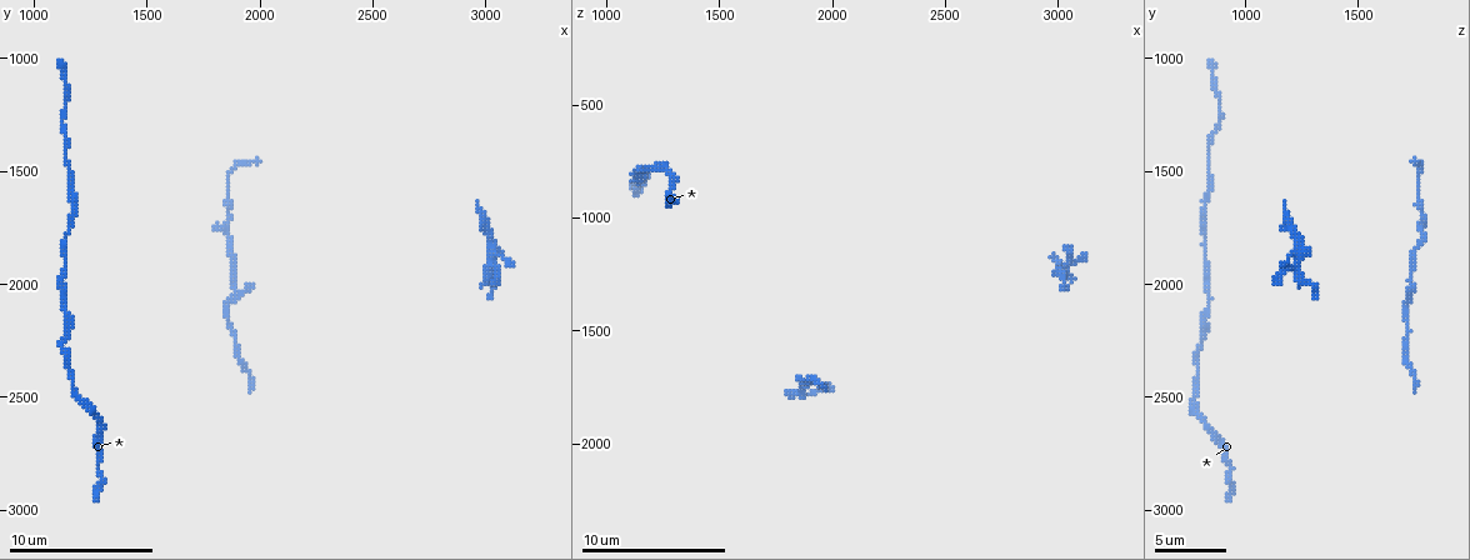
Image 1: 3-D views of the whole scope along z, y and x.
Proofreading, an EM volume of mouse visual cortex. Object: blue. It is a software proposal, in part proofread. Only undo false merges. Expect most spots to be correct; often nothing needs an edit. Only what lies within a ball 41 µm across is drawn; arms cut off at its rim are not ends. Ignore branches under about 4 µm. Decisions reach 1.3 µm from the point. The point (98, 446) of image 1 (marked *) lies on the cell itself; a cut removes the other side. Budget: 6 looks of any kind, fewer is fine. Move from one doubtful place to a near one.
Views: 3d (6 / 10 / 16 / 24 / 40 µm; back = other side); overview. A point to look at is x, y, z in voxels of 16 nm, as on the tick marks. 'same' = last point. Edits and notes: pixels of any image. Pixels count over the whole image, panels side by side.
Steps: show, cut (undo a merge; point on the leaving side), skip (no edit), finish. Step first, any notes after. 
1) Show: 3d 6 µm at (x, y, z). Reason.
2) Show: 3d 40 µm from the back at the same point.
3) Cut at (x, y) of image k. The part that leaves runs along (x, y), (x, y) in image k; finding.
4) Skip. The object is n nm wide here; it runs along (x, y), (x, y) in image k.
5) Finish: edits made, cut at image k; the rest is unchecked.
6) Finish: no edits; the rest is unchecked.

Show: 3d 10 µm at (1300, 2610, 820). Sudden change in width.

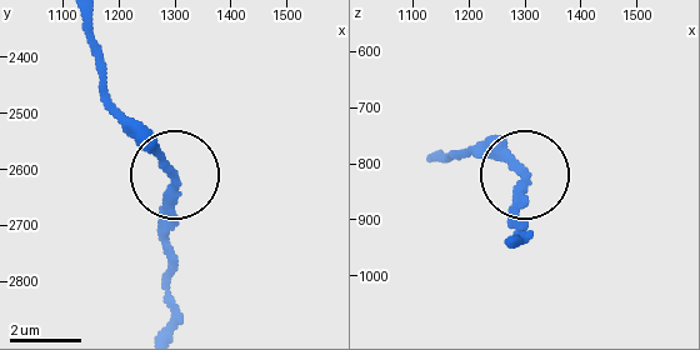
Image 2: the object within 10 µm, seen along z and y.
Skip. It runs along (165, 233), (165, 164), (115, 114) in image 2; all the same cell.

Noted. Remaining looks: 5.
Show: 3d 6 µm at (1160, 1530, 850). Sudden change in width.

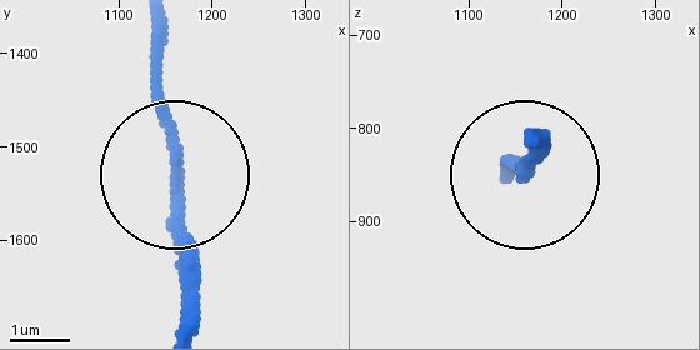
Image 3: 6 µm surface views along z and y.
Skip. Continuous, no second cell.

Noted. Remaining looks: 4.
Show: 3d 10 µm at (1120, 2260, 810). Thick turns thin.

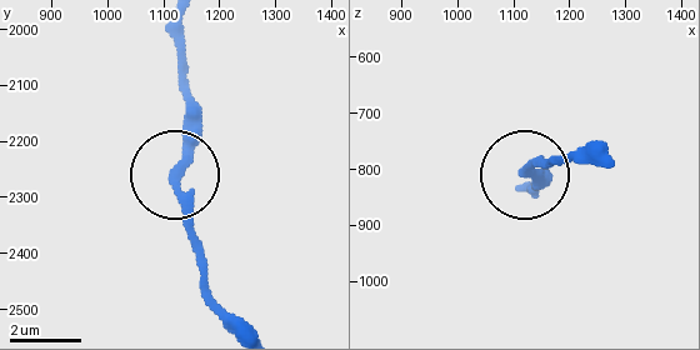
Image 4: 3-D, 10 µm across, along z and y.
Show: 3d 6 µm at (1125, 2270, 805). Closer look.

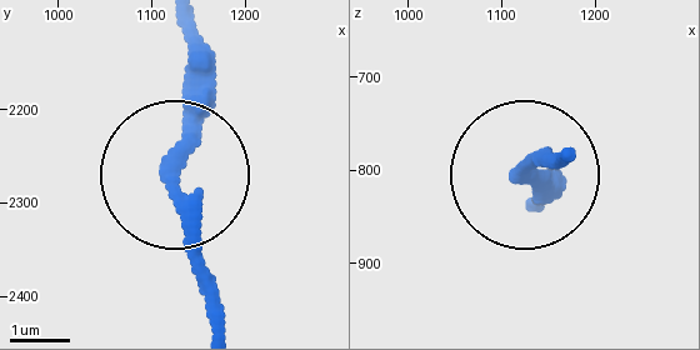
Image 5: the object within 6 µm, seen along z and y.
Skip. It runs along (219, 325), (174, 161), (189, 33) in image 5; continuous, no second cell.

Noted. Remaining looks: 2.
Finish: no edits; the rest is unchecked.

